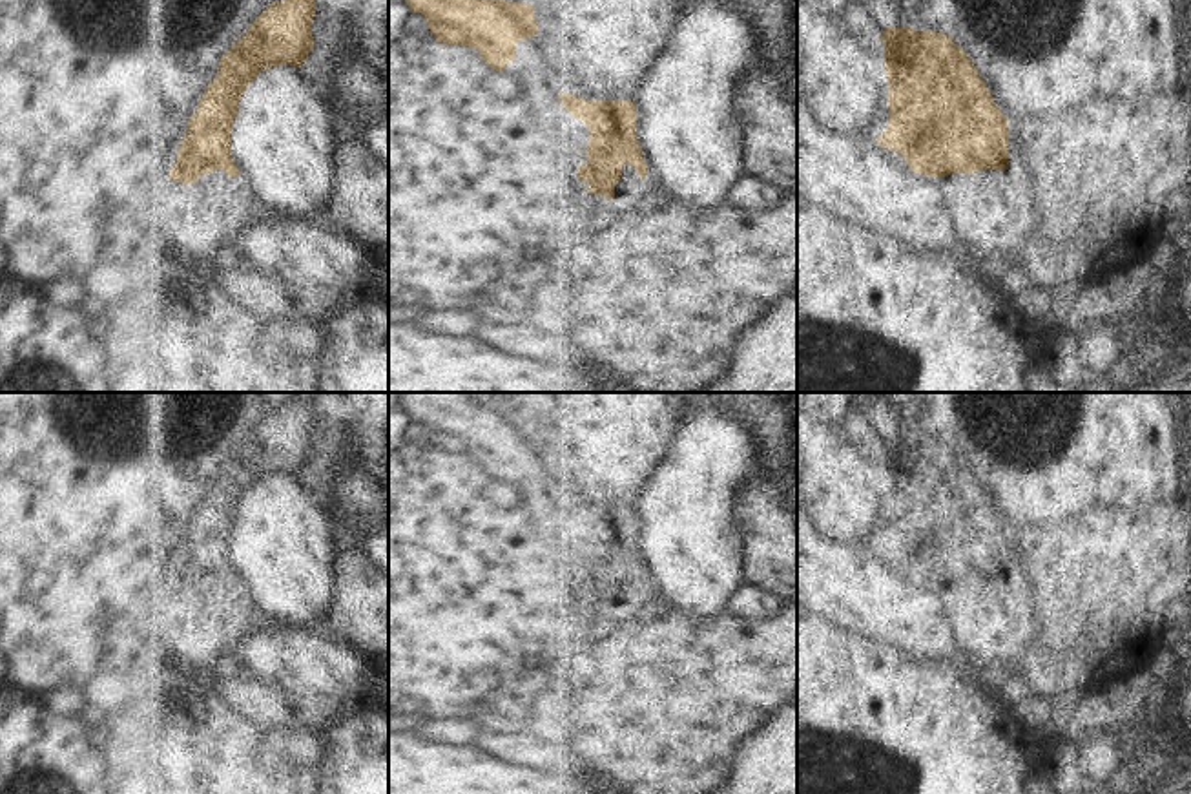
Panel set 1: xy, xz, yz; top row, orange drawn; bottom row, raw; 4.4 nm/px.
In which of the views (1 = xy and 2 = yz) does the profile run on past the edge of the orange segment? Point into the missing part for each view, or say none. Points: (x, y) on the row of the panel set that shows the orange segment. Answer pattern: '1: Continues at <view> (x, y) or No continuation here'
1: Continues at xy (221, 207)
2: Continues at yz (985, 210)

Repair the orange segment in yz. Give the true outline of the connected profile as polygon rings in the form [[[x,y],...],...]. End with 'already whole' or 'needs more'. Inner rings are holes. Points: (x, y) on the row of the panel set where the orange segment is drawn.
[[[885,27],[881,33],[883,66],[888,80],[888,128],[875,141],[899,151],[916,172],[939,179],[950,221],[958,234],[958,256],[972,268],[1001,270],[1016,259],[1020,228],[1023,225],[1021,201],[1016,181],[1009,172],[1009,119],[1001,113],[985,82],[978,77],[974,62],[948,35],[910,27]]]; needs more

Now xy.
[[[314,0],[272,2],[221,57],[213,80],[188,119],[168,177],[186,186],[192,245],[197,261],[212,270],[259,212],[252,184],[237,175],[230,157],[230,130],[248,82],[266,68],[301,66],[314,37]]]; needs more

